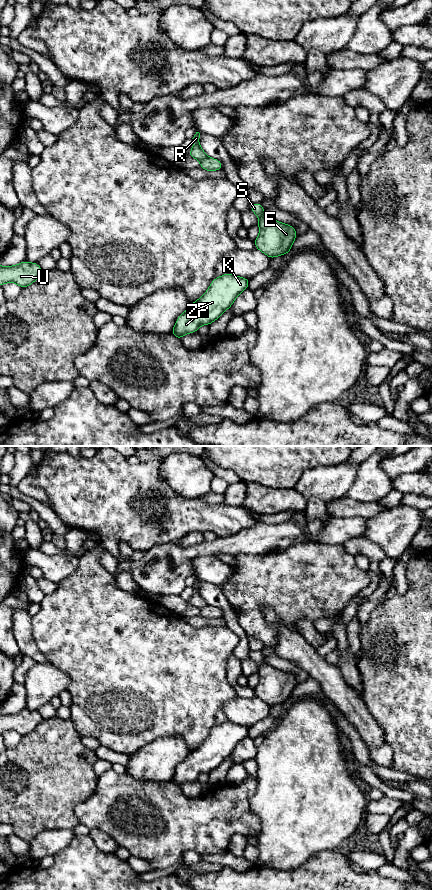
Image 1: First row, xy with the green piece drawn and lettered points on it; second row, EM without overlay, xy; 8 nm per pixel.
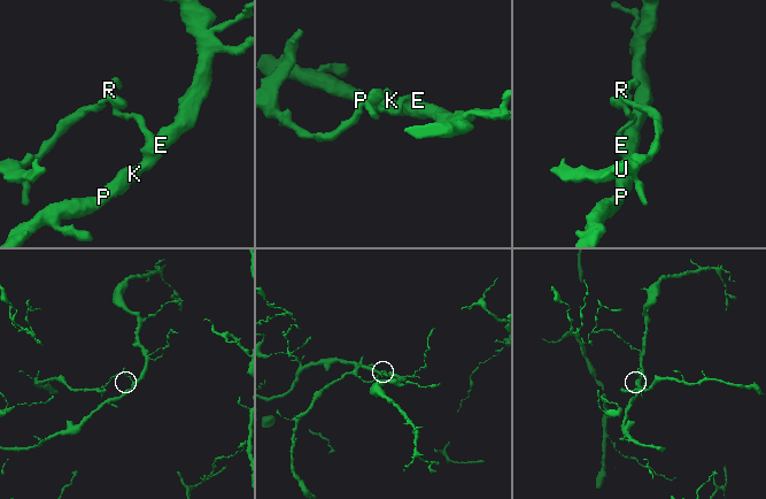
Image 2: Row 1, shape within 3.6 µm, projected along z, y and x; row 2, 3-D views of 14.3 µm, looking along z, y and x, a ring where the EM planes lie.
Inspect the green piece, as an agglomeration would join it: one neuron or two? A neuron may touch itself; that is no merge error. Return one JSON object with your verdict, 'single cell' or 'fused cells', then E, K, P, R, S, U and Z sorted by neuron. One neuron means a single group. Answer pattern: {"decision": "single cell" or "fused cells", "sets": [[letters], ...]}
{"decision": "fused cells", "sets": [["E", "K", "P", "S", "Z"], ["R", "U"]]}

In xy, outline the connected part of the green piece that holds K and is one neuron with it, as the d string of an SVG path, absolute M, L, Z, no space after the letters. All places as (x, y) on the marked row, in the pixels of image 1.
M230 273L215 278L204 295L191 303L186 311L177 318L175 326L170 333L181 340L183 335L197 332L201 325L211 325L213 321L217 320L233 305L240 293L249 288L249 281L250 279L248 278L238 277Z

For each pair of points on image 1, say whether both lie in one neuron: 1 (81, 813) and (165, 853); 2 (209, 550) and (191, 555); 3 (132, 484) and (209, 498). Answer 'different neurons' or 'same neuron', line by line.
1: same neuron
2: same neuron
3: different neurons

